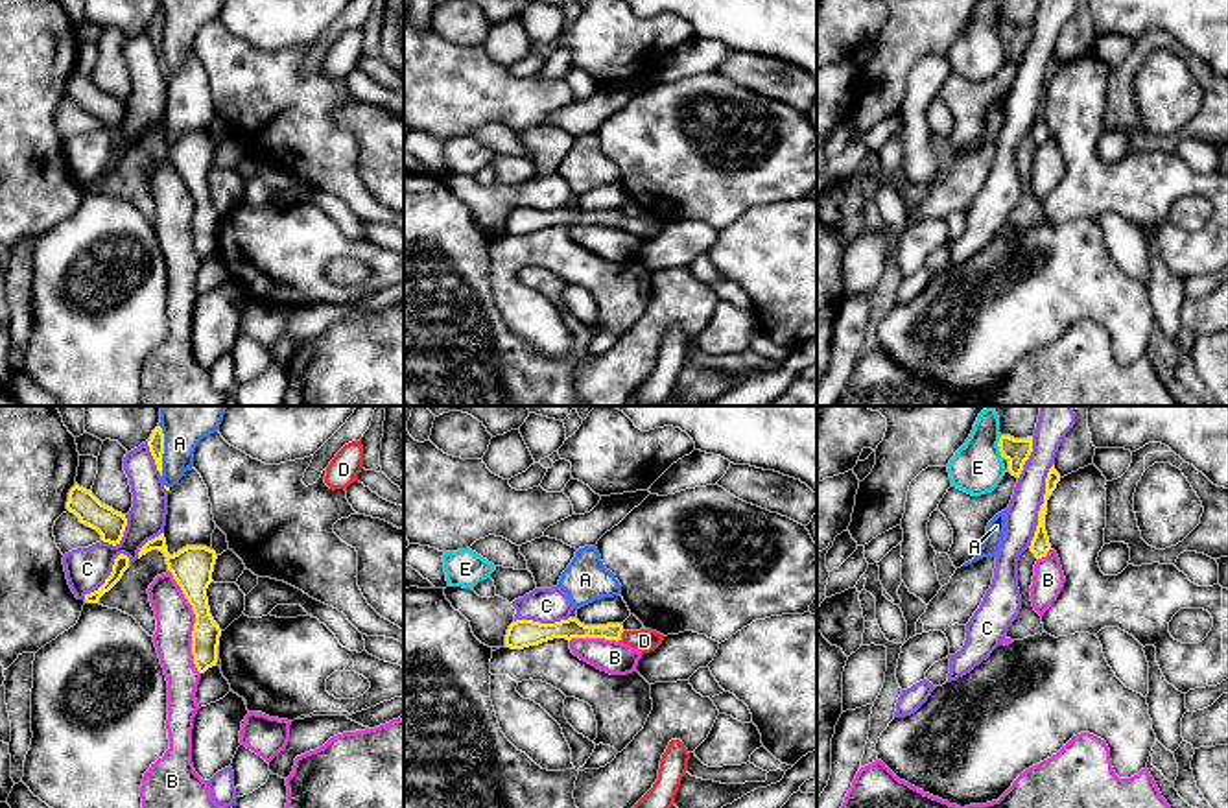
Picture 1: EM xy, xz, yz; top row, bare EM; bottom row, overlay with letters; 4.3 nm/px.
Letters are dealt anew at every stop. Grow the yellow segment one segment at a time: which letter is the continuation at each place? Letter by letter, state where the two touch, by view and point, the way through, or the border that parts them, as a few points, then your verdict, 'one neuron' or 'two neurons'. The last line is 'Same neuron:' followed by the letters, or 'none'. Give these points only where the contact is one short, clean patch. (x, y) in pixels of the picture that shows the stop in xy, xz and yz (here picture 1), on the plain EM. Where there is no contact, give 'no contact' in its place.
A: xy (163, 37) | along xy (159, 13), (163, 21), (163, 61) | two neurons
B: xy (196, 209) | two neurons
C: yz (1040, 93) | two neurons
D: xz (620, 222) | across xz (572, 214), (620, 222), (644, 227) | one neuron
E: yz (998, 32) | along yz (1000, 23), (998, 35), (1002, 45) | two neurons
Same neuron: D

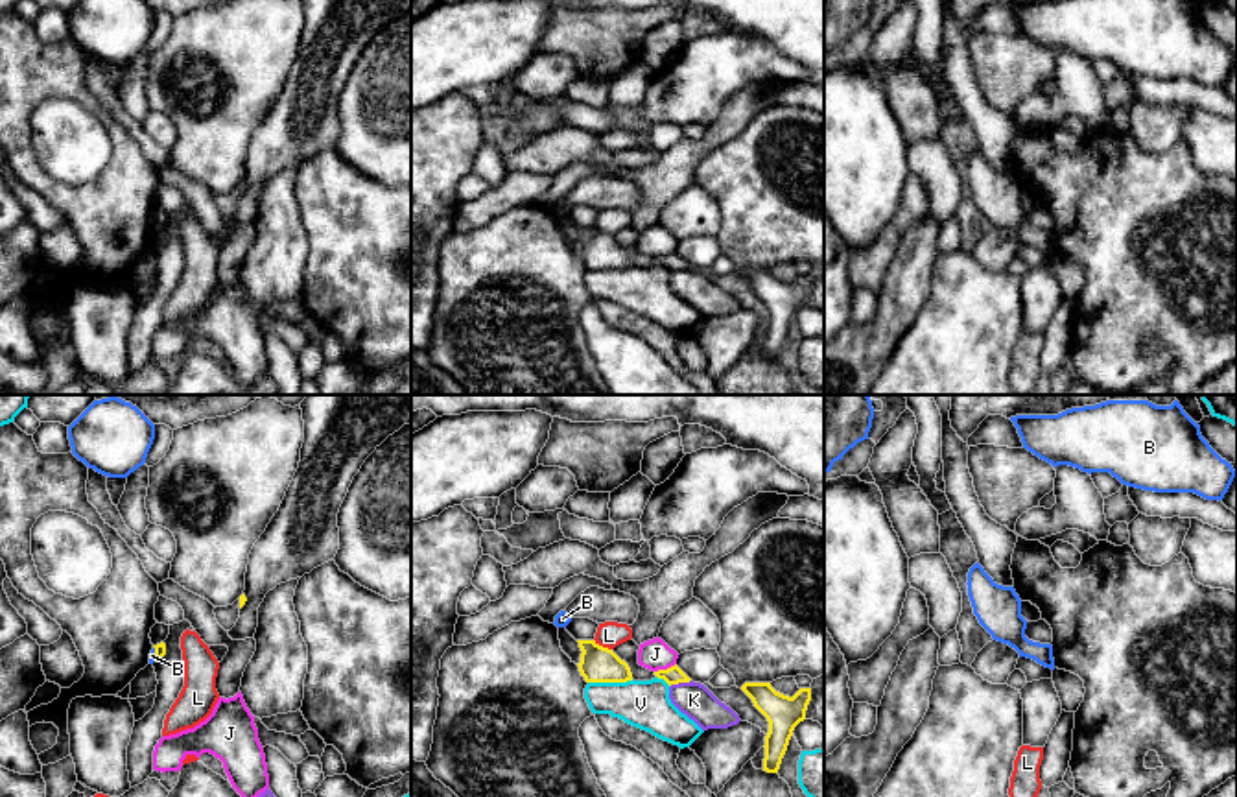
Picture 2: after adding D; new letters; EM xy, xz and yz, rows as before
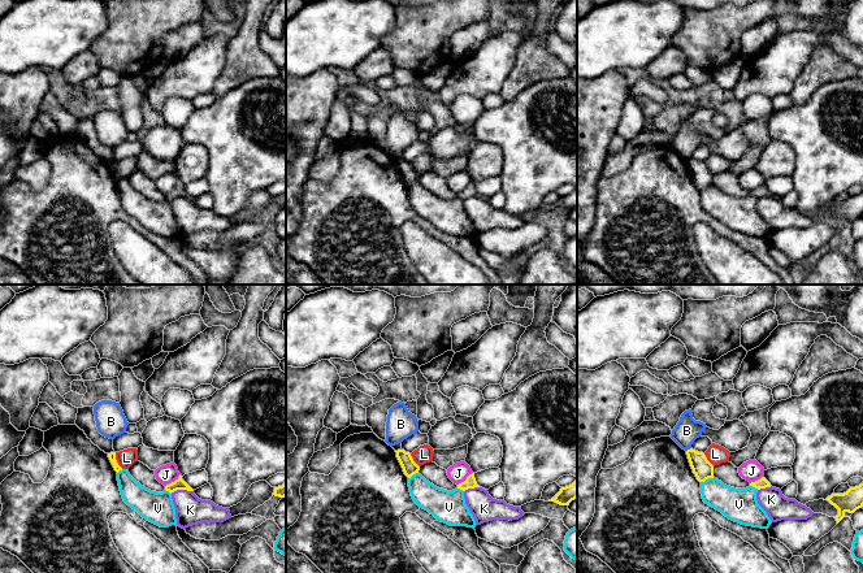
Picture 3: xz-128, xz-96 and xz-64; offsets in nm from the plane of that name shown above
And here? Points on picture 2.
B: xy (155, 240) | along xy (153, 233), (155, 248) | two neurons
J: xz (664, 257) | two neurons
K: xz (679, 268) | two neurons
L: xz (601, 233) | two neurons
V: xz (611, 268) | two neurons
Same neuron: none

